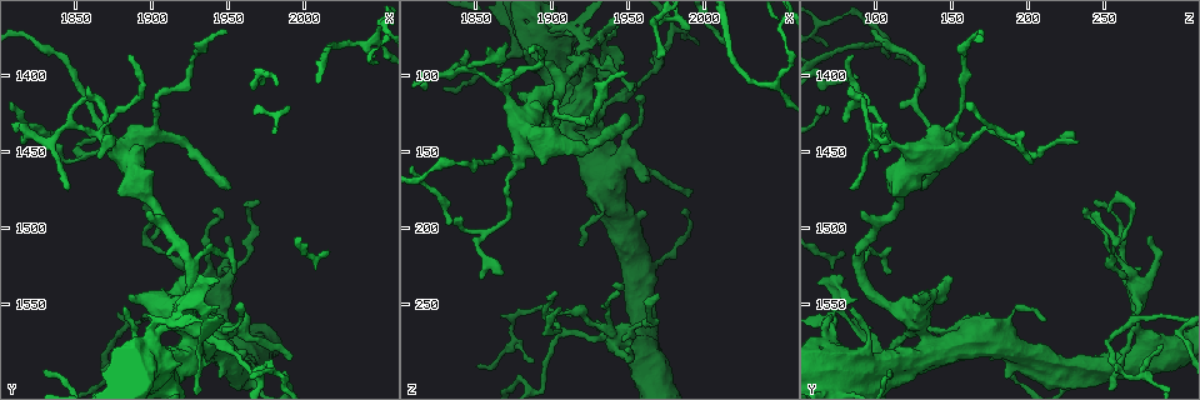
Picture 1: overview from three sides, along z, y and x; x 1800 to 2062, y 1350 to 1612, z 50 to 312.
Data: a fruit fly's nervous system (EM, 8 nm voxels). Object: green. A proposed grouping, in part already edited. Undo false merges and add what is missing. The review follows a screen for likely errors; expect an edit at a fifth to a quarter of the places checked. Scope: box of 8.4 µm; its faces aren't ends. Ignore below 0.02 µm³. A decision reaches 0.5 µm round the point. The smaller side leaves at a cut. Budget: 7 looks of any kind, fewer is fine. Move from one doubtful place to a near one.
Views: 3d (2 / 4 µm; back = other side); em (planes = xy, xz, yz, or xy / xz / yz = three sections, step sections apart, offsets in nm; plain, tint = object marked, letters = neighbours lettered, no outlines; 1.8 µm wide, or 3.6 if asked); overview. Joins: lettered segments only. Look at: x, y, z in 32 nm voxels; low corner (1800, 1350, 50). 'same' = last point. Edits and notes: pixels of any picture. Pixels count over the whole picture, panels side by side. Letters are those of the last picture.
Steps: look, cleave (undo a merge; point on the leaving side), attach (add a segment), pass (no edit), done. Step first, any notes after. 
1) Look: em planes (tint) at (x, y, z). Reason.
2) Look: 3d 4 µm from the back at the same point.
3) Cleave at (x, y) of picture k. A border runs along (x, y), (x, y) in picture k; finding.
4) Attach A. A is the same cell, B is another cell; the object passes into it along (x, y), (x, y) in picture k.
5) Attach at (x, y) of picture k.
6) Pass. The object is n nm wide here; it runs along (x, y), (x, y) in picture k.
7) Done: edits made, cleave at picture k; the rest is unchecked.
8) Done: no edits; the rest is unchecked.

Look: em planes (plain) at (1920, 1552, 76). A fork.

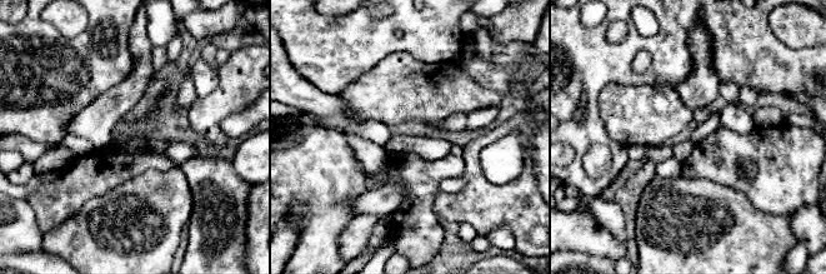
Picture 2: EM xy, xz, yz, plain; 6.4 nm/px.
Look: em planes (letters) at the same point.

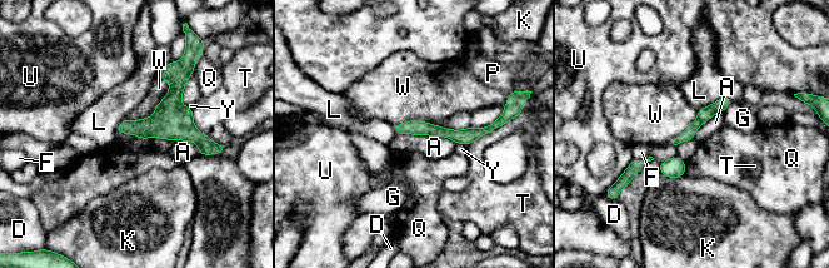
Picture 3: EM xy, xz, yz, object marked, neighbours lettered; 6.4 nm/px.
Pass. The longest contact is with A, 400 nm; A, D, F, G, K, L, P, Q, T, U, W and Y are other cells; a border runs along (395, 133), (445, 135), (455, 143) in picture 3; one neuron here.

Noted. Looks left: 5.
Look: em planes (letters) at (1864, 1454, 100).

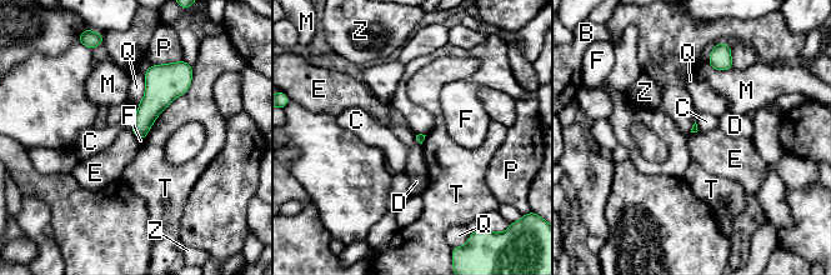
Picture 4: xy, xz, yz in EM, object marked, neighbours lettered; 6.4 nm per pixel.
Pass. B, C, D, E, F, M, P, Q, T and Z are other cells; a border runs along (130, 130), (139, 140) in picture 4; none of them fits.

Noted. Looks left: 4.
Look: 3d 4 µm at (1960, 1568, 162). Calibre changes.

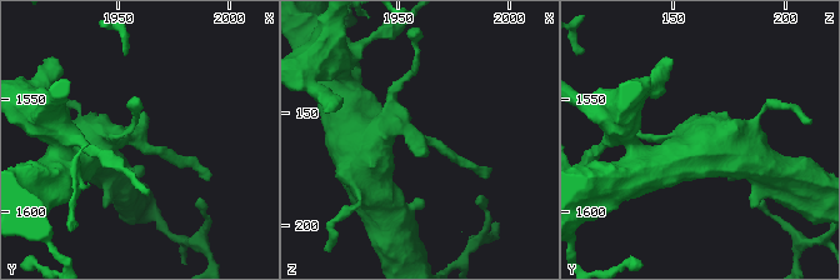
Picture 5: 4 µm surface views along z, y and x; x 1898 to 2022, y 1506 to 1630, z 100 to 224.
Look: em 3.6 µm planes (letters) at (1958, 1568, 162). Need the tissue.

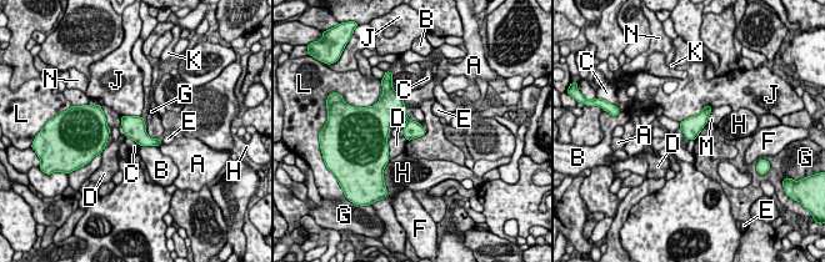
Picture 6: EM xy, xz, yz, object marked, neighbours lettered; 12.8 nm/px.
Pass. A, B, C, D, E, F, G, H, J, K, L, M and N are other cells; a border runs along (426, 130), (423, 135), (409, 141) in picture 6; one neuron here.

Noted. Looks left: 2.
Done: no edits; the rest is unchecked.

